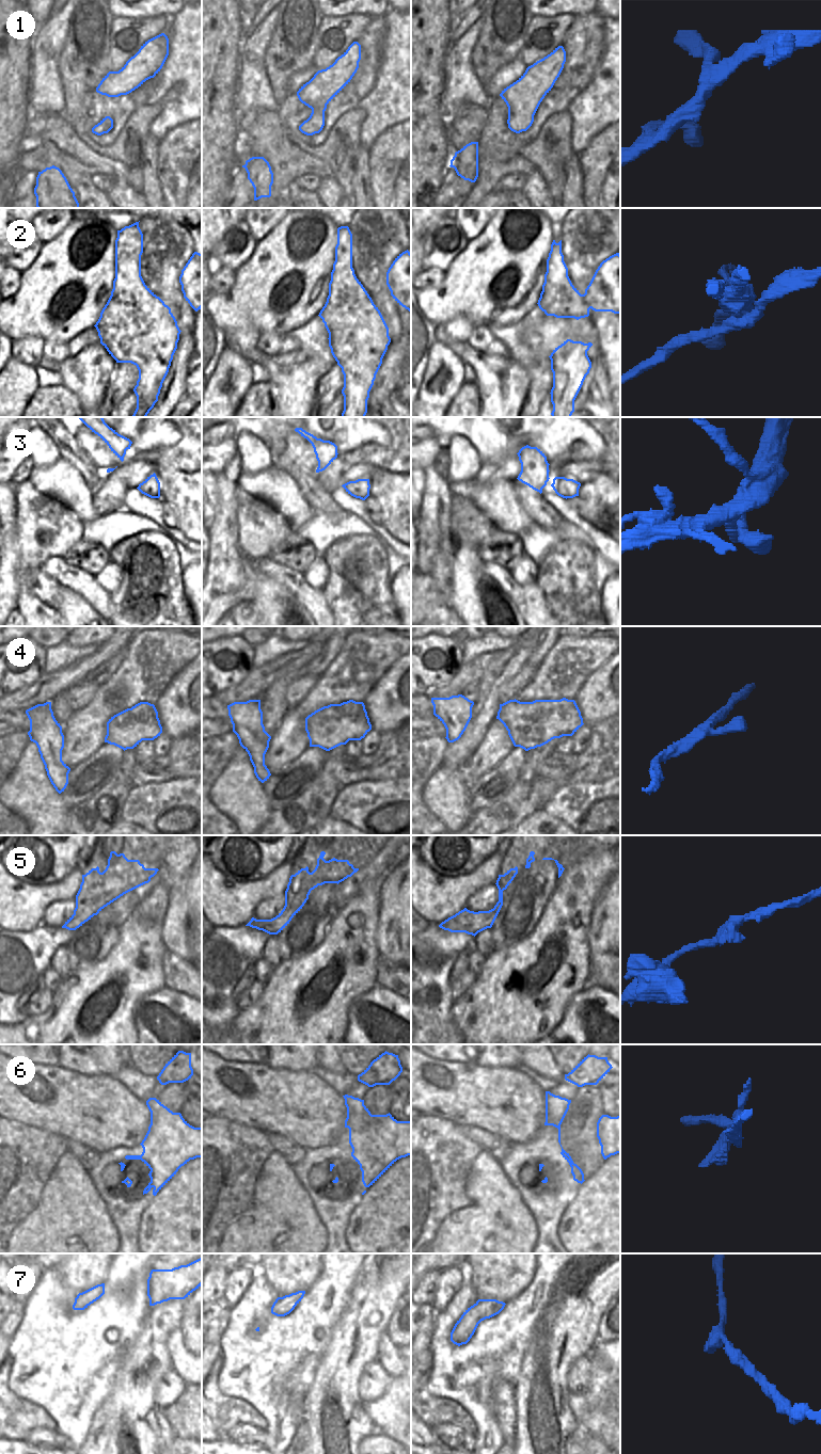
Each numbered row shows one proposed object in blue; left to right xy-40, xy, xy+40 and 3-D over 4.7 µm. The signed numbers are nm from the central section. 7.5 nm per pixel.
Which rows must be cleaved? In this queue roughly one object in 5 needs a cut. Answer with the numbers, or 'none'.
2

